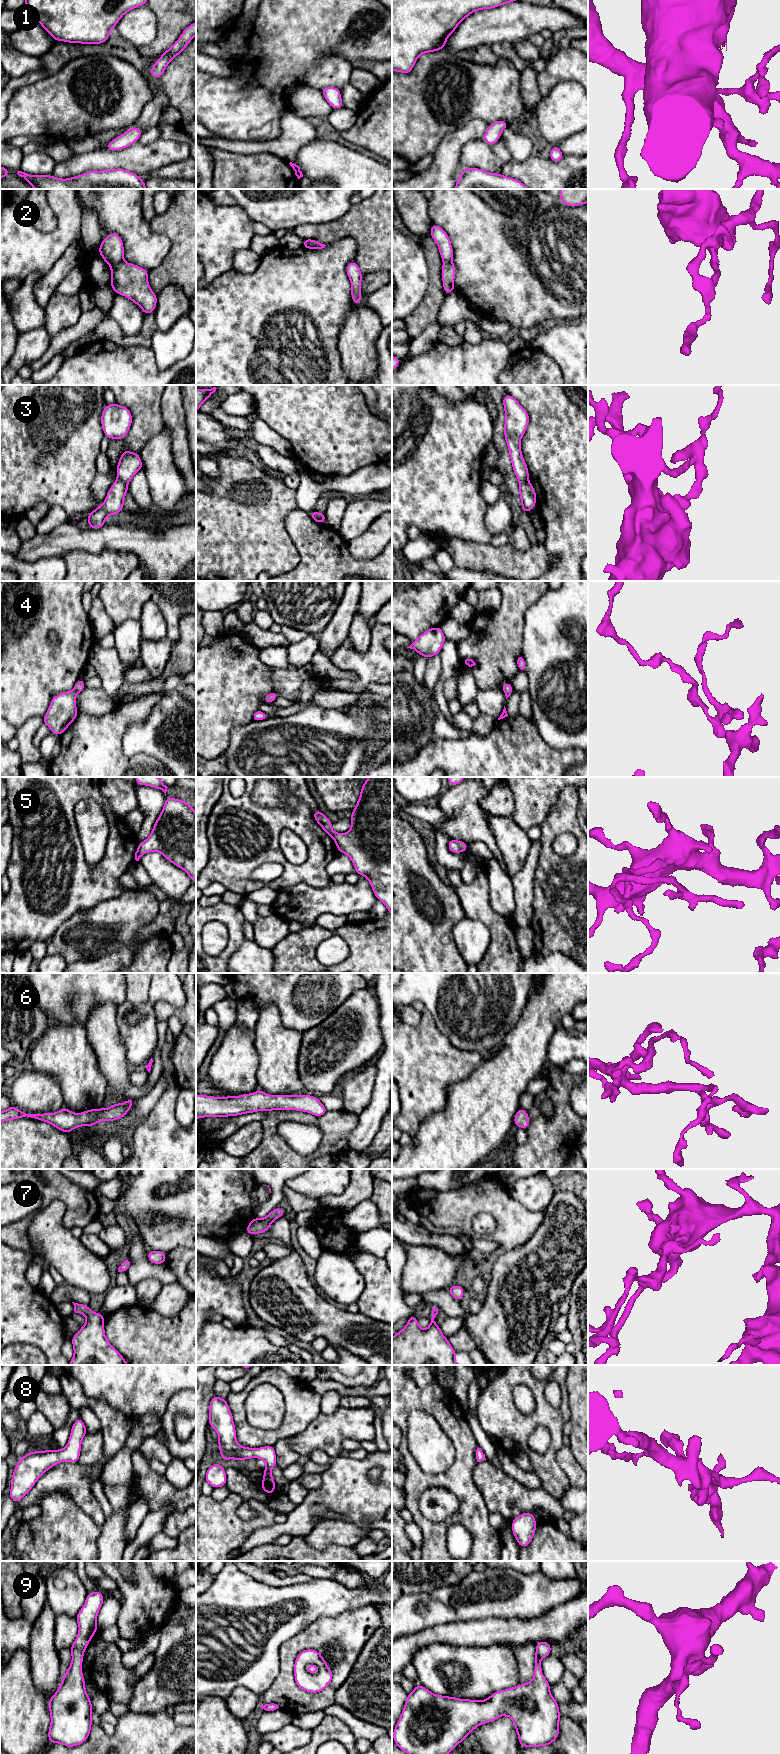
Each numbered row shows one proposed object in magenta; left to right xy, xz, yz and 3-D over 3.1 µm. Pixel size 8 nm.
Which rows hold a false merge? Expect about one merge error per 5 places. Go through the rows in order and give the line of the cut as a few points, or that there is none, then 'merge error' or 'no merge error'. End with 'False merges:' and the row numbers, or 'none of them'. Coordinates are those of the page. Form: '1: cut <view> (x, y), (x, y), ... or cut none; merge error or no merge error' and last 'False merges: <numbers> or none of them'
1: cut none; no merge error
2: cut xy (123, 259), (110, 266); merge error
3: cut xy (118, 478), (127, 484); merge error
4: cut none; no merge error
5: cut none; no merge error
6: cut none; no merge error
7: cut none; no merge error
8: cut none; no merge error
9: cut none; no merge error
False merges: 2, 3

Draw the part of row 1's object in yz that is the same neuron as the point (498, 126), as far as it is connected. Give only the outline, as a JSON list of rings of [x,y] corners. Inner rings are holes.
[[[497,120],[487,126],[487,131],[483,136],[483,140],[489,145],[493,146],[500,138],[502,131],[509,127],[505,120]]]

